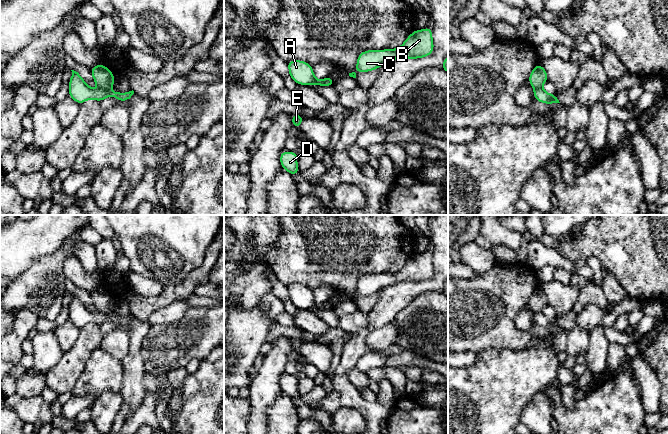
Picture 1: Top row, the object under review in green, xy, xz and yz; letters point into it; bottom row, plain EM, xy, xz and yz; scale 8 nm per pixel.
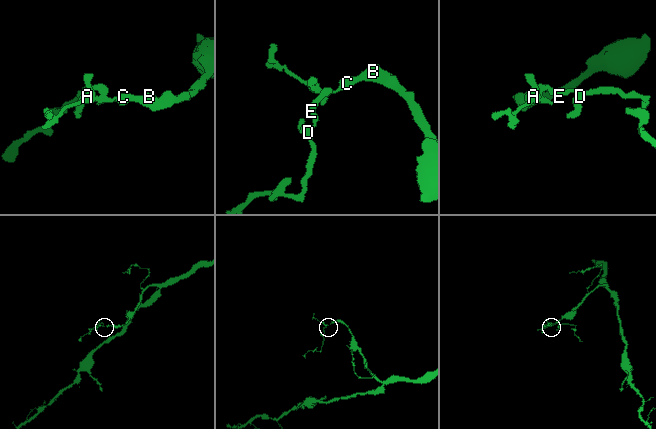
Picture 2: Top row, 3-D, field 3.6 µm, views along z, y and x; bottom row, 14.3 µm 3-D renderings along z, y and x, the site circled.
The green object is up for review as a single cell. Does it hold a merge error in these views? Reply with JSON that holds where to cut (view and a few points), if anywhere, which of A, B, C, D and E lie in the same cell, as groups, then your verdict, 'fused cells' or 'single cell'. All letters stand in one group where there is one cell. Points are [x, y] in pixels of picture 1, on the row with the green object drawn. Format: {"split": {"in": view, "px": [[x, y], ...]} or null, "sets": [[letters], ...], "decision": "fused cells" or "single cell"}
{"split": {"in": "xy", "px": [[99, 87], [108, 90]]}, "sets": [["A", "B", "C"], ["D", "E"]], "decision": "fused cells"}

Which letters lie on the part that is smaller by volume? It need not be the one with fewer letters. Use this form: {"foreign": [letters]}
{"foreign": ["D", "E"]}

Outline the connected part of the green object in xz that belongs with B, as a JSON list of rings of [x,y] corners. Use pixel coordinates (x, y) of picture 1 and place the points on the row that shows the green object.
[[[432,27],[414,30],[397,49],[368,50],[358,55],[357,72],[370,72],[399,58],[417,59],[431,55],[434,50]]]

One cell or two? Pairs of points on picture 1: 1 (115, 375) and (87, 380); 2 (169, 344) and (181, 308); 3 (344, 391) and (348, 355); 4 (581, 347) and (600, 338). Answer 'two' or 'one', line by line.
1: one
2: two
3: one
4: two

